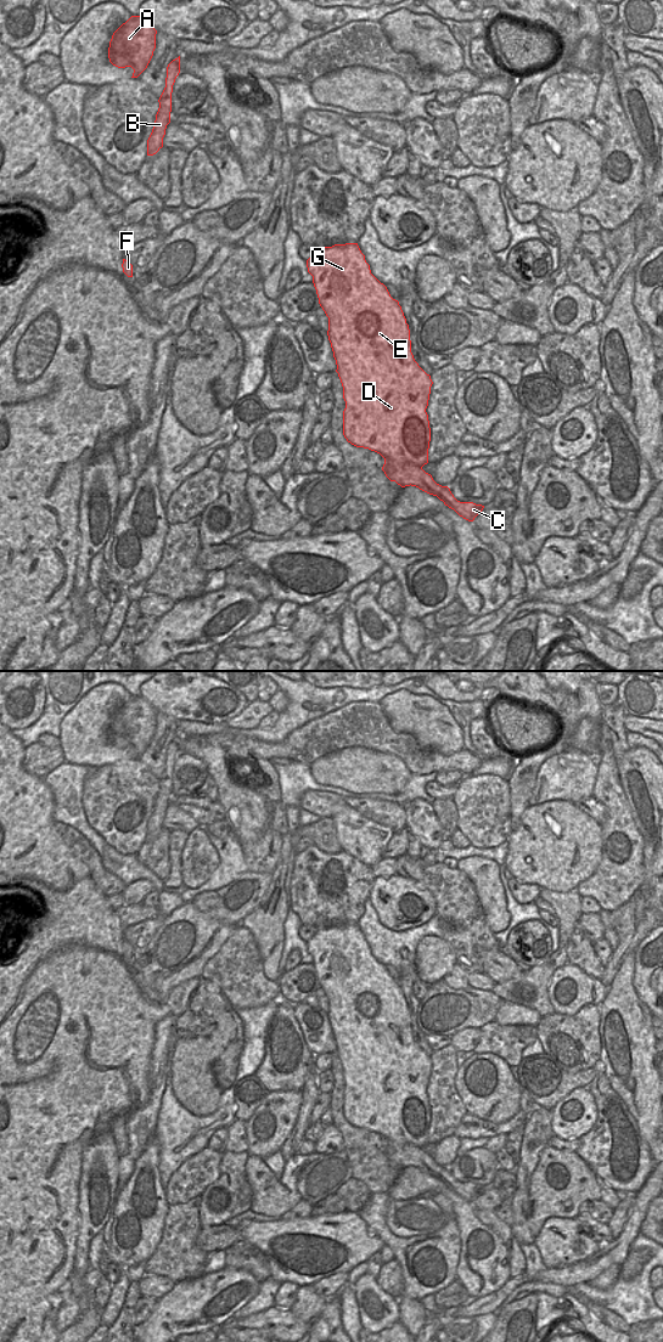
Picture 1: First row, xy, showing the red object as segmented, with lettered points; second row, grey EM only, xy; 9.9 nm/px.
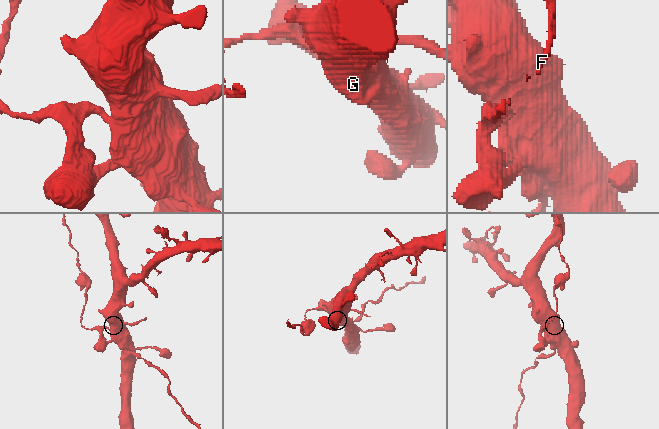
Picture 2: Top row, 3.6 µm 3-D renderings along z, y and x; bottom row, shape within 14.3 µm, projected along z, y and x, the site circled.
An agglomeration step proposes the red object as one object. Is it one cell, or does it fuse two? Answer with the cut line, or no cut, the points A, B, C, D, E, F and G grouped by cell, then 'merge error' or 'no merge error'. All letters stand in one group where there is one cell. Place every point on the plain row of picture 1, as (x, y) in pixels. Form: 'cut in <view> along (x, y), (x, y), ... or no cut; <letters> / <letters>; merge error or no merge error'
no cut; A B C D E F G; no merge error

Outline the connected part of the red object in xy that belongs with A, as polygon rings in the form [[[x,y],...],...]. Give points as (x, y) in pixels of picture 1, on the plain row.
[[[131,697],[112,716],[108,728],[109,743],[131,748],[131,759],[137,759],[148,746],[156,729],[157,711],[141,697]]]

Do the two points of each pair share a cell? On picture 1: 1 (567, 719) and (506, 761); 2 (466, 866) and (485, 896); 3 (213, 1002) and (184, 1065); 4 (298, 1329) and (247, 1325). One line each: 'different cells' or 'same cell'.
1: different cells
2: same cell
3: same cell
4: same cell

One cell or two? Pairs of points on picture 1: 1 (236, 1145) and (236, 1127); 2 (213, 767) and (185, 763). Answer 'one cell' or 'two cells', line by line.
1: one cell
2: two cells

